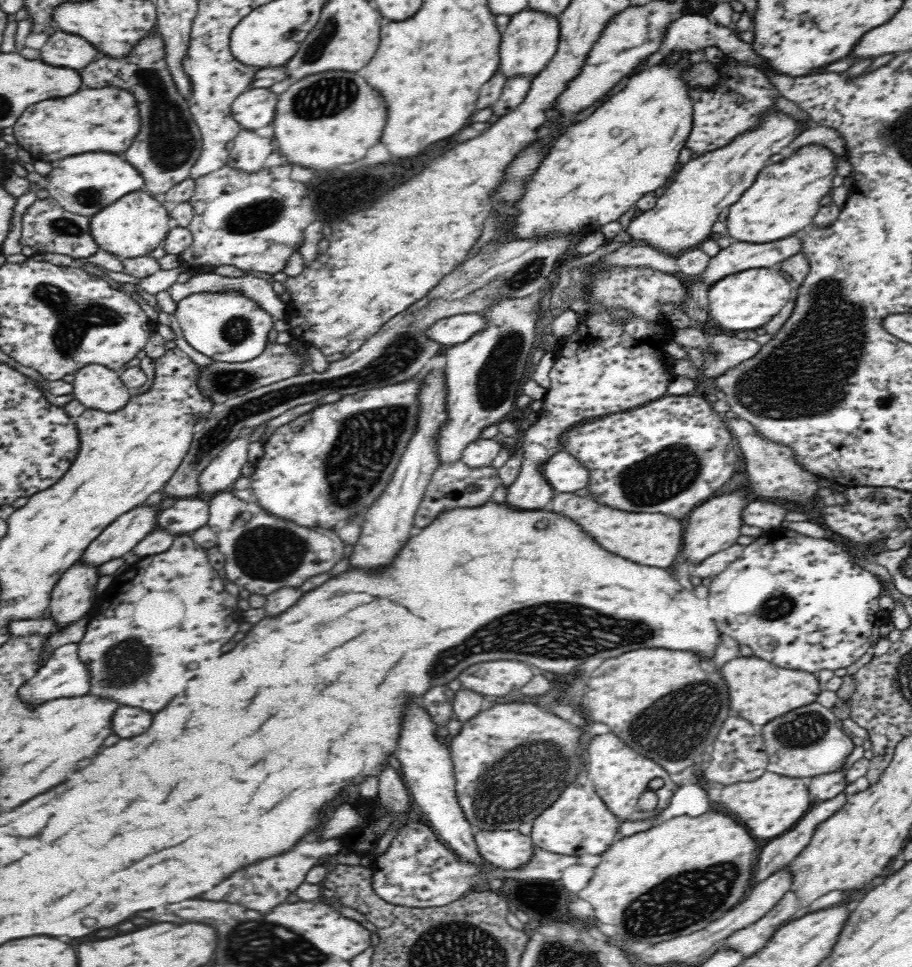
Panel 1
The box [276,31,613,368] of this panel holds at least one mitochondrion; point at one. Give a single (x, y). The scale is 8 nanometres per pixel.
(327, 98)

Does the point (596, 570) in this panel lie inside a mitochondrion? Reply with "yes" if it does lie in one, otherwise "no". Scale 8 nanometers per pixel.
no

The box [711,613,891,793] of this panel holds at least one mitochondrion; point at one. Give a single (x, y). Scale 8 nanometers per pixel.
(802, 730)

